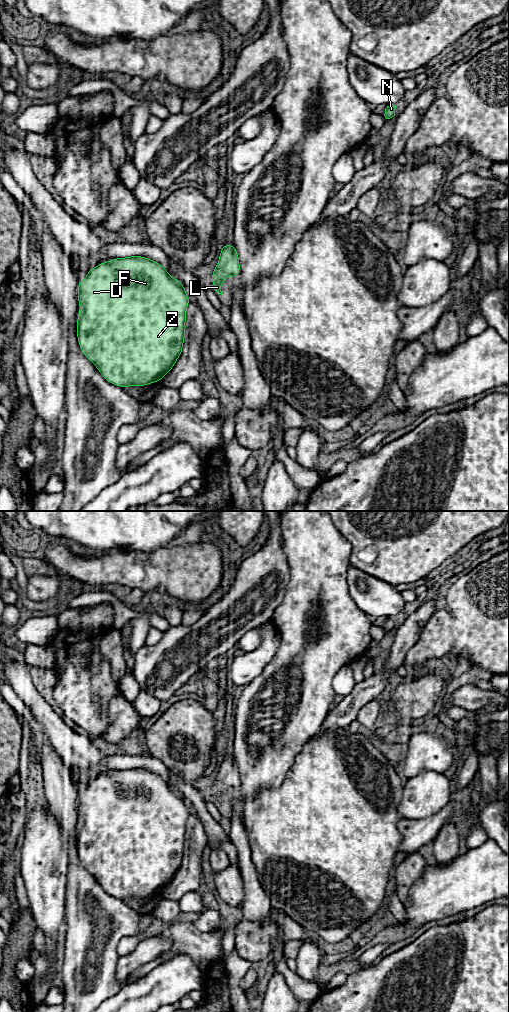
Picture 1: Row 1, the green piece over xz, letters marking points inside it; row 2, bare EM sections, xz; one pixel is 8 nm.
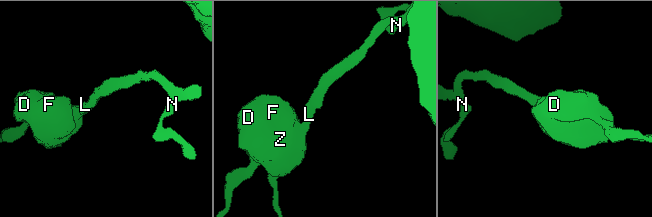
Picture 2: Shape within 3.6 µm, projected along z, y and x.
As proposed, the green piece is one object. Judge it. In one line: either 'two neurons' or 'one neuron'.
one neuron

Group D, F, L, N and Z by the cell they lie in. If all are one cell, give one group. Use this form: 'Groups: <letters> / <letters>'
Groups: D F L N Z

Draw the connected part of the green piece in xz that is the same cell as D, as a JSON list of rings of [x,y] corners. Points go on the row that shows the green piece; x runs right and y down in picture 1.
[[[143,256],[113,258],[111,261],[101,262],[95,268],[87,271],[86,278],[78,281],[77,298],[80,305],[77,318],[77,339],[81,352],[96,366],[106,381],[119,387],[146,386],[157,381],[162,382],[163,377],[174,367],[180,357],[185,340],[186,309],[190,300],[180,281],[172,277],[160,263],[149,258]]]

